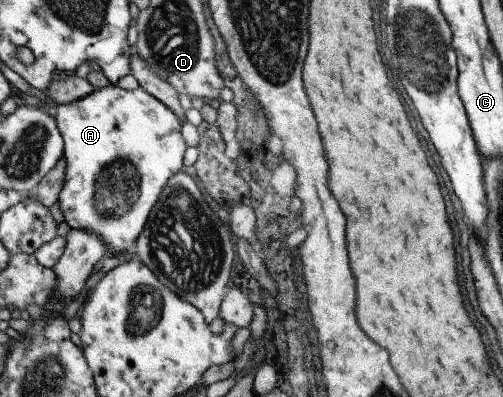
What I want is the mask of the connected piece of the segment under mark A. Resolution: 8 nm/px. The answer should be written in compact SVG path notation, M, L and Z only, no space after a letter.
M117 85L94 90L75 102L56 105L53 112L59 135L64 144L65 174L57 204L63 221L70 229L79 228L95 234L111 254L131 252L131 244L147 221L149 210L159 198L167 180L180 171L186 149L180 134L179 118L140 87L125 91Z

